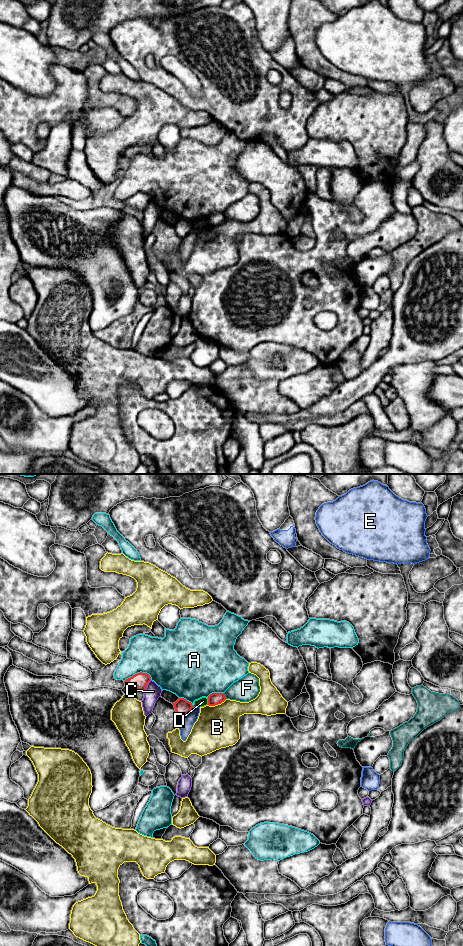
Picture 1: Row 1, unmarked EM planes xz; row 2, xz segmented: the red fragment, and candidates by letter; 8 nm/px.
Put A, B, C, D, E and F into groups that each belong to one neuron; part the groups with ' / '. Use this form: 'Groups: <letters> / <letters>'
Groups: A / B / C / D / E / F

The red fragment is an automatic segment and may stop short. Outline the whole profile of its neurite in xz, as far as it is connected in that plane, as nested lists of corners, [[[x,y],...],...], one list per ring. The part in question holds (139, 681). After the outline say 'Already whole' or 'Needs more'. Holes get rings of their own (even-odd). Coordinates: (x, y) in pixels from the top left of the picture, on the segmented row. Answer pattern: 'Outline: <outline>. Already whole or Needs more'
Outline: [[[137,673],[124,681],[125,685],[131,686],[139,691],[145,692],[151,677],[147,673]]]. Already whole

